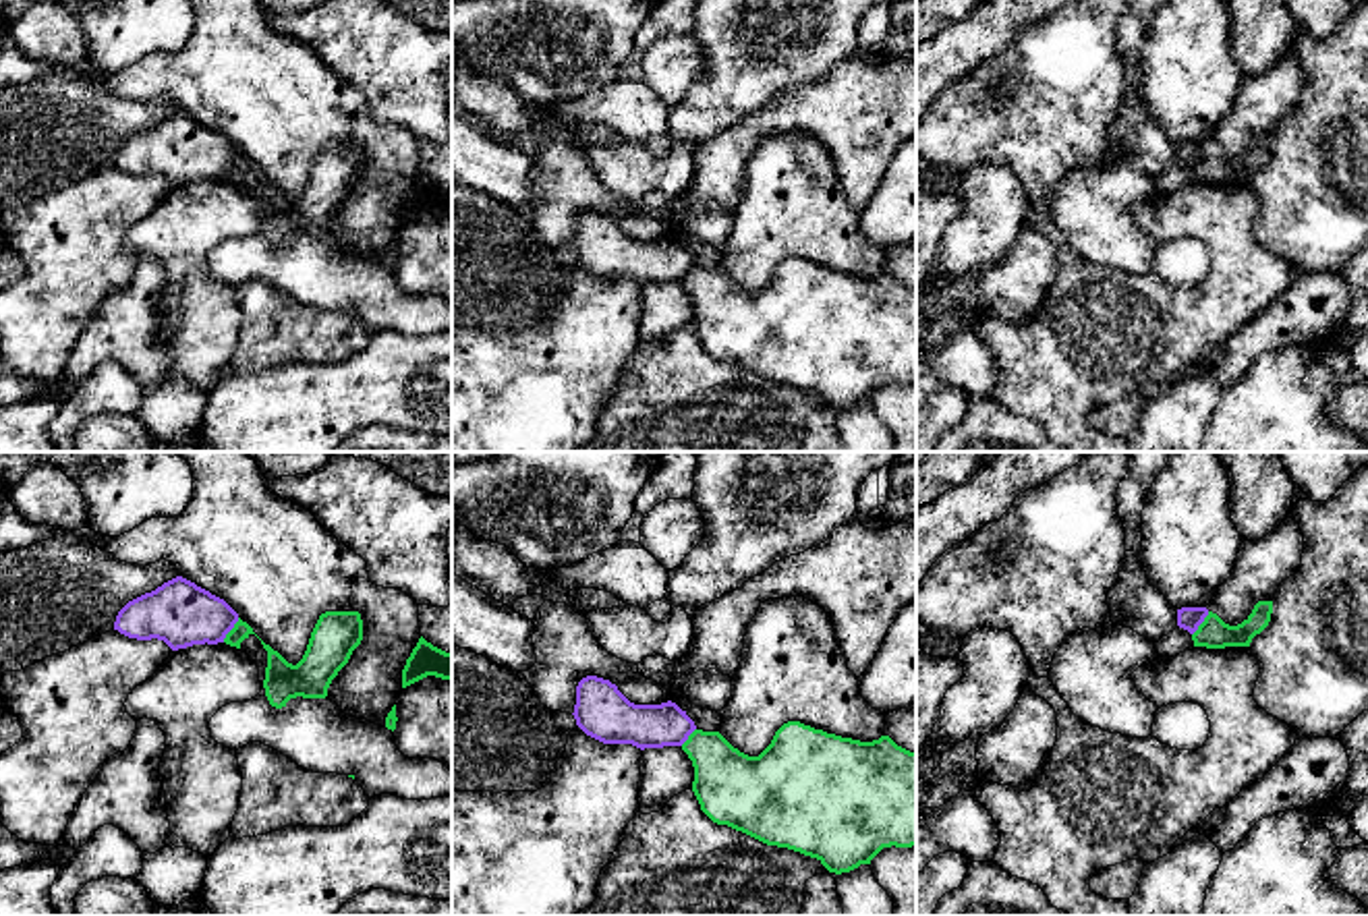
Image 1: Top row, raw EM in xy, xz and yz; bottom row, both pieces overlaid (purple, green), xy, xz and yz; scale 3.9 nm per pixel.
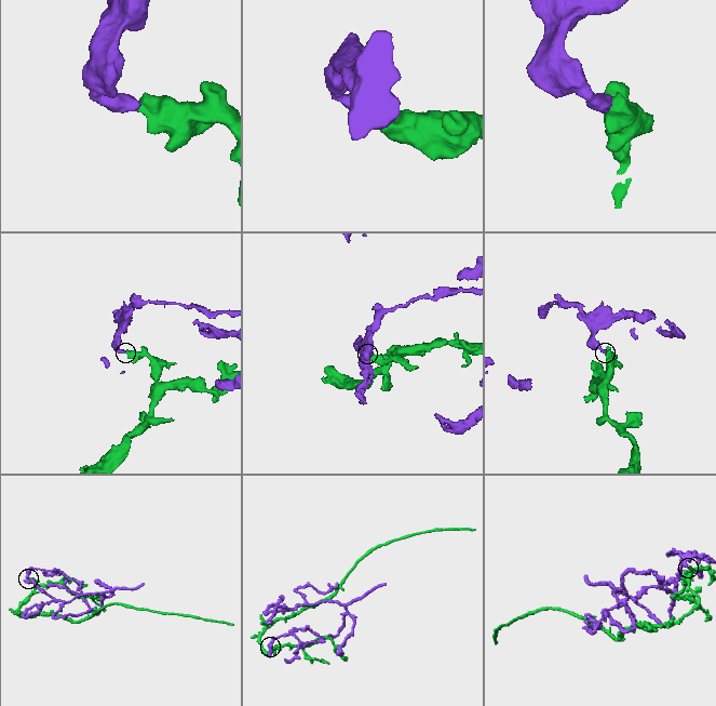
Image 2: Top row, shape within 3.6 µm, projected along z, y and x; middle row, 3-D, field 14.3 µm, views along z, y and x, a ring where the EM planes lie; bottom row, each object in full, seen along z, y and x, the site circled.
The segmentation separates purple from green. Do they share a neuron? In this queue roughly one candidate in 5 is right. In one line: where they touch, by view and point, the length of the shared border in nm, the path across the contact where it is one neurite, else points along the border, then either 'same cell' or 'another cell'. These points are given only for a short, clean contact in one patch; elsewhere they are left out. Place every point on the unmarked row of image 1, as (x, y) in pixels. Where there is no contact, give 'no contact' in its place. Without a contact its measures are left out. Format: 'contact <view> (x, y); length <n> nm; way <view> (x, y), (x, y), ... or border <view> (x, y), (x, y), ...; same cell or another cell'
contact xy (231, 164); length 120 nm; border xy (239, 154), (222, 177); another cell

